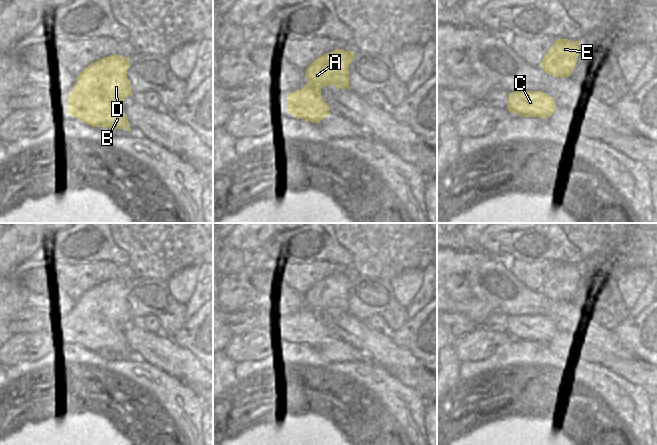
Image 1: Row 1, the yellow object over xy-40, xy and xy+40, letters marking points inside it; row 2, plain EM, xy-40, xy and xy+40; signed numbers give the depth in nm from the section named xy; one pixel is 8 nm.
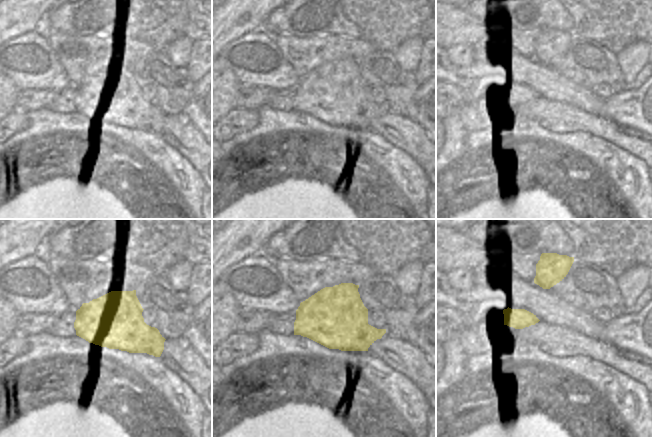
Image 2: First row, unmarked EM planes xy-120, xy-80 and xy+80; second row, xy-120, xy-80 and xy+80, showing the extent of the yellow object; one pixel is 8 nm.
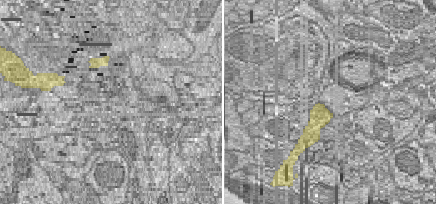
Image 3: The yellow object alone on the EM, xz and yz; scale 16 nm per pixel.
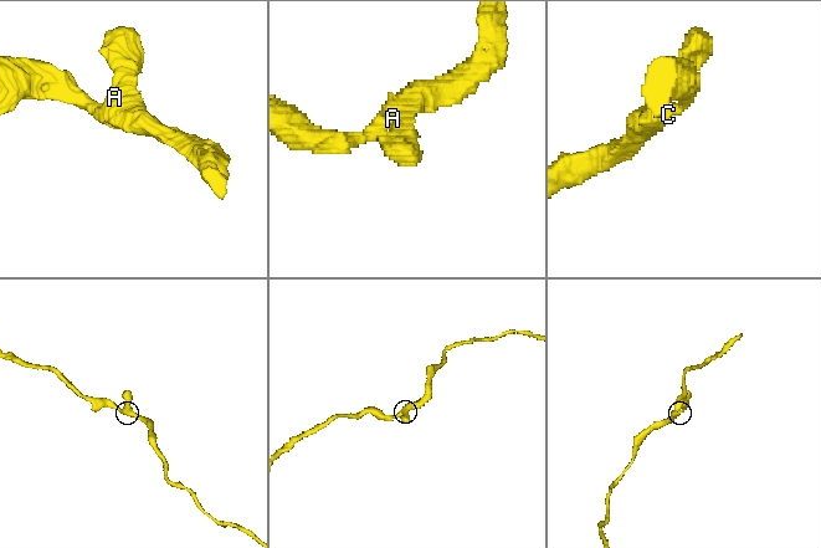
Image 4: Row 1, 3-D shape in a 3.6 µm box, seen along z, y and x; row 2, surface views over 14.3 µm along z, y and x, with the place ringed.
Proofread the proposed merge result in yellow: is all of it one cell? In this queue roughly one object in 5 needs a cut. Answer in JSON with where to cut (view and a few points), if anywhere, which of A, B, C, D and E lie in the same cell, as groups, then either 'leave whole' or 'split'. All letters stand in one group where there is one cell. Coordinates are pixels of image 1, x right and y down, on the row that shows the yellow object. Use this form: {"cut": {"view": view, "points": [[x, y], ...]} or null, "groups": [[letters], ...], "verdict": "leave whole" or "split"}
{"cut": null, "groups": [["A", "B", "C", "D", "E"]], "verdict": "leave whole"}

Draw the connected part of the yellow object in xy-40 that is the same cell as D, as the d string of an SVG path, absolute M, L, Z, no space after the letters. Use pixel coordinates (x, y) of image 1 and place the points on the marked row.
M110 55L83 69L79 73L73 90L67 96L67 113L92 127L131 131L123 110L123 102L132 96L127 78L128 68L129 57Z

